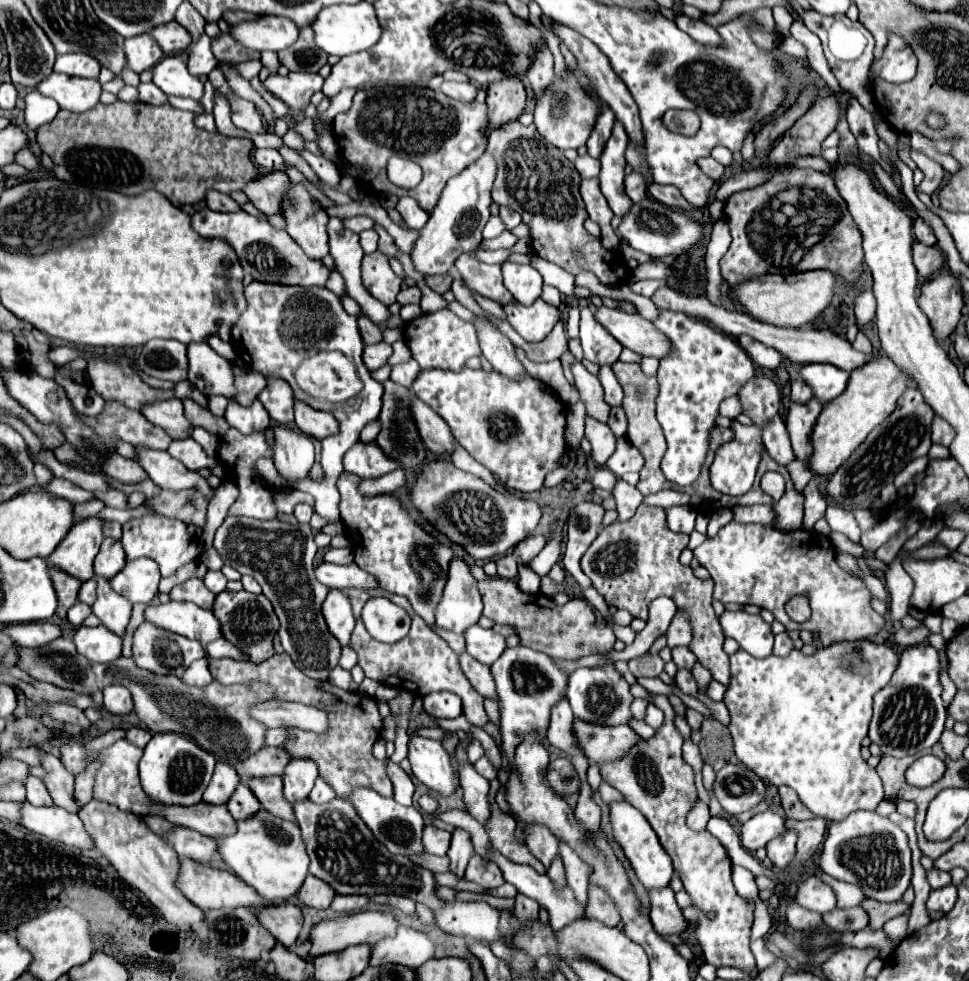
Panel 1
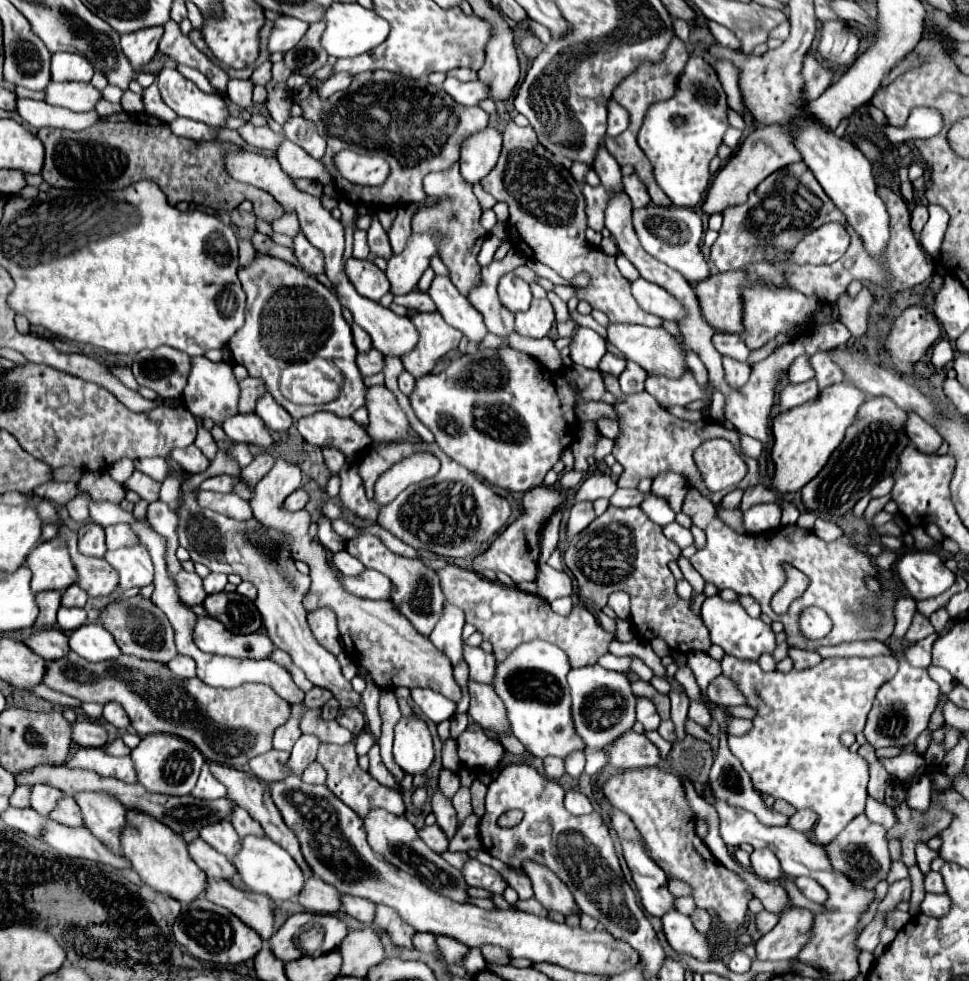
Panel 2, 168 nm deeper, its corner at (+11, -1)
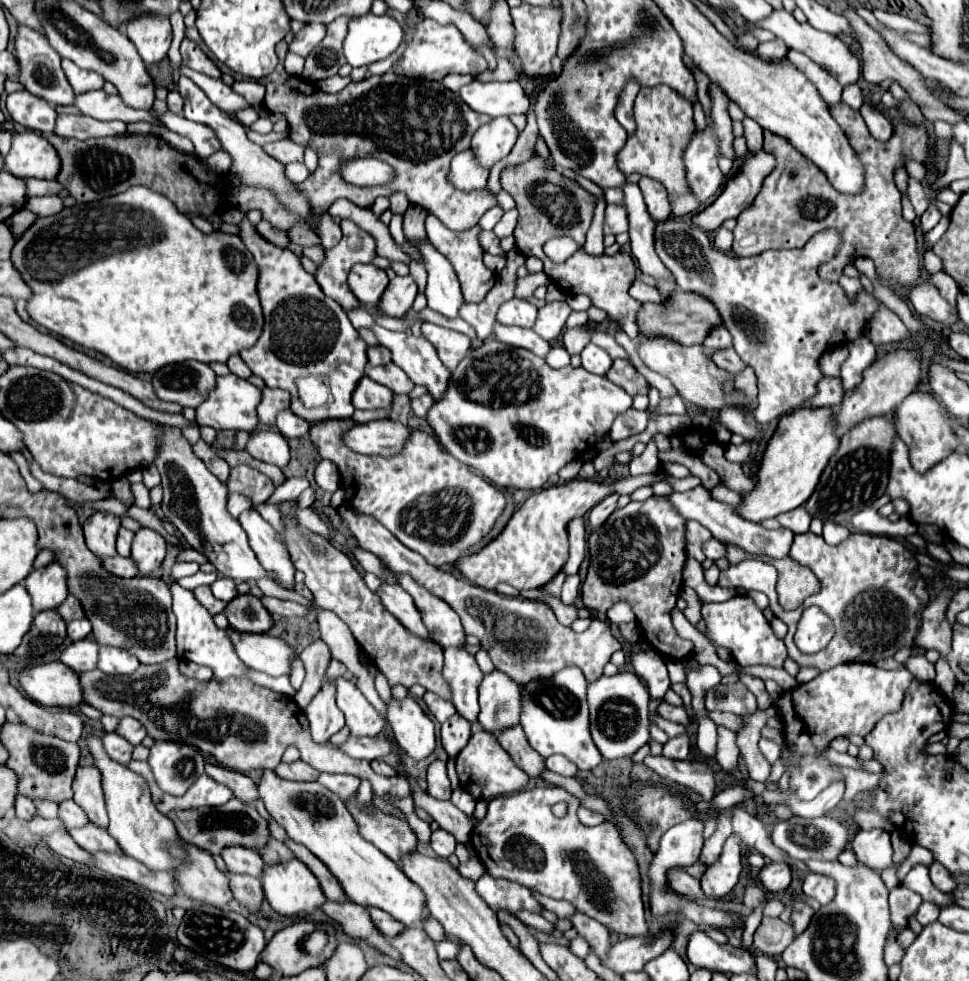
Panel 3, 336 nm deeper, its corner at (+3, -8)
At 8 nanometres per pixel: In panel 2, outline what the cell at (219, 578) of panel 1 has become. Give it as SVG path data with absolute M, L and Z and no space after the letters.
M209 573L205 579L203 579L203 587L205 591L211 595L211 593L217 593L217 591L223 591L223 587L227 585L227 575L225 573Z

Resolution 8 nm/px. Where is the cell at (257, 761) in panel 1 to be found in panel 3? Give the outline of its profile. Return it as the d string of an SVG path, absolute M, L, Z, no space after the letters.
M297 760L297 762L281 762L277 768L275 768L275 774L283 780L297 780L297 782L311 782L319 776L319 772L315 768L311 768L309 764L305 764L303 760Z

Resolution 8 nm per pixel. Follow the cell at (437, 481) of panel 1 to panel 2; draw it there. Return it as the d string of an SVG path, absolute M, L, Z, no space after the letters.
M395 441L370 448L363 455L363 461L359 461L357 465L367 497L373 497L373 485L381 473L385 473L393 463L401 461L405 455L417 451L433 453L441 461L441 471L431 479L409 485L391 503L383 505L377 519L381 527L391 531L403 543L415 549L431 551L439 557L465 557L471 551L479 549L479 545L485 543L489 537L505 529L511 515L511 507L507 499L499 497L489 485L477 479L469 469L457 465L457 461L453 461L451 457L445 457L445 453L441 453L437 443Z

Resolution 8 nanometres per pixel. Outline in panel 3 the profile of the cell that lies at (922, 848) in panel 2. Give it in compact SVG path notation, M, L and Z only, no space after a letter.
M922 902L918 908L917 914L915 913L916 920L922 925L926 926L938 919L940 914L940 909L936 905L930 902Z

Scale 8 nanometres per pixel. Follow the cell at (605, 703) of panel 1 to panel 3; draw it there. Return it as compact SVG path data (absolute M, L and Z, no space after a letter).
M619 672L615 676L601 676L587 686L587 702L591 710L591 736L601 756L625 758L633 756L649 740L649 692L641 678L633 672Z

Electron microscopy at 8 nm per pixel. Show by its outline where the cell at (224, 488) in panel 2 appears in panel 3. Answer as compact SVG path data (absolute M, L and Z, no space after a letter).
M231 492L231 494L229 494L227 510L229 510L231 516L237 518L245 508L251 508L251 506L253 506L253 502L251 502L247 496L243 496L243 494L239 494L239 492Z

